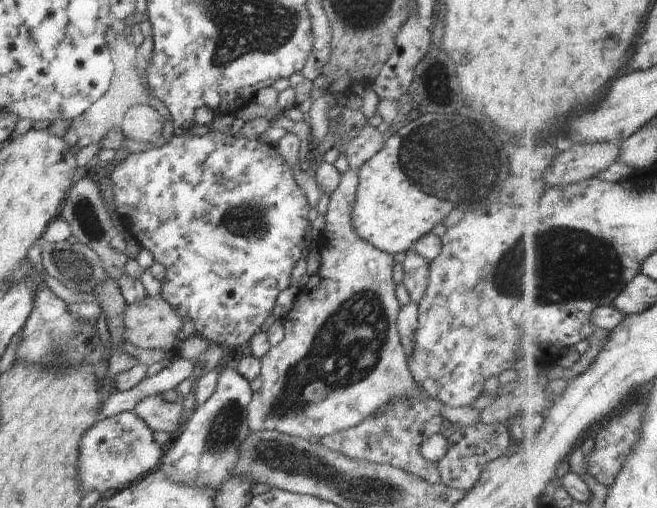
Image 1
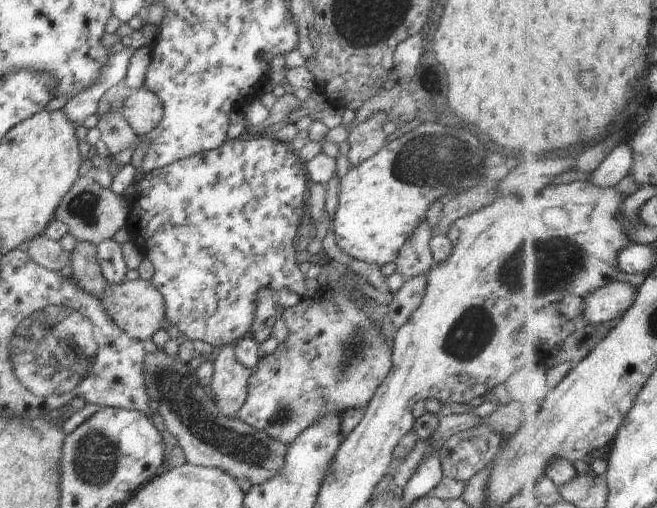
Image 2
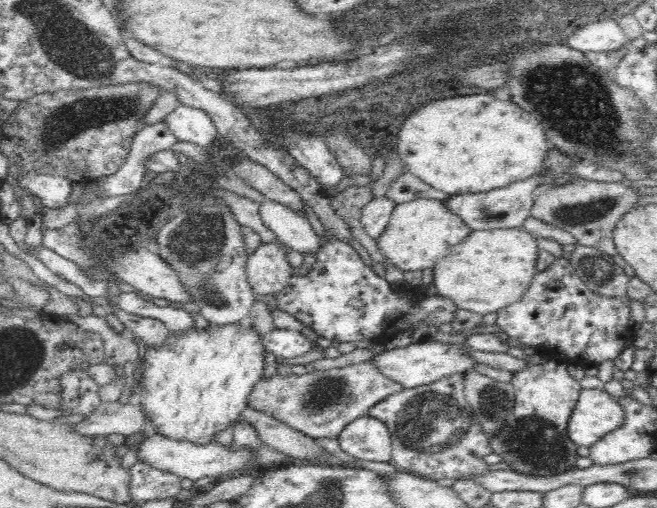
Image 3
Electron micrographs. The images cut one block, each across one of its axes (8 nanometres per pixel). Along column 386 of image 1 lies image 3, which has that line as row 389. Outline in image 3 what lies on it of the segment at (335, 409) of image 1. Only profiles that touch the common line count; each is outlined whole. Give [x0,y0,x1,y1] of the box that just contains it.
[248,360,403,438]

